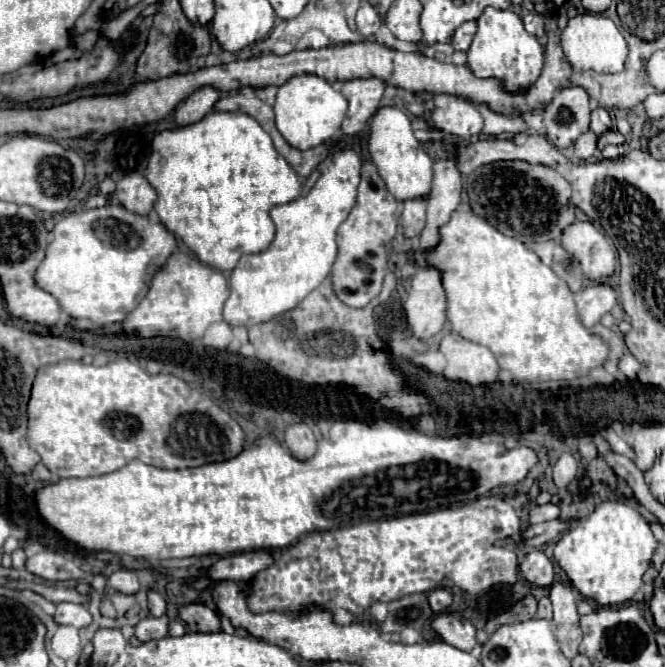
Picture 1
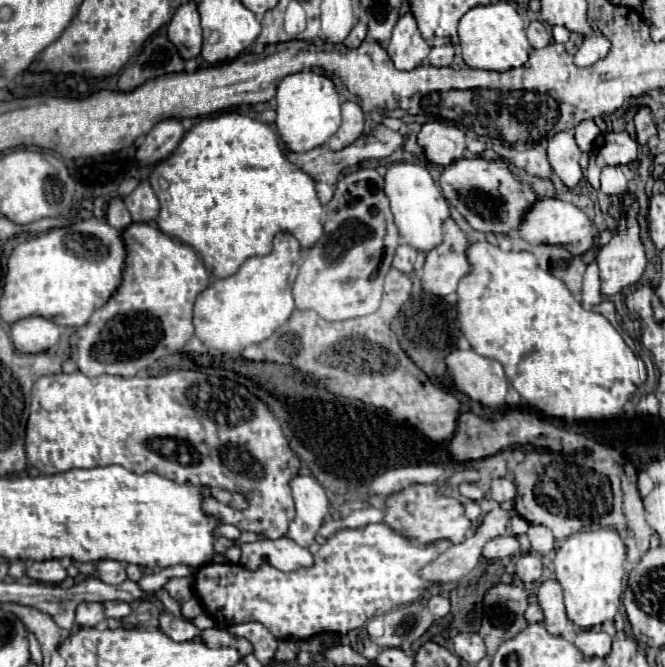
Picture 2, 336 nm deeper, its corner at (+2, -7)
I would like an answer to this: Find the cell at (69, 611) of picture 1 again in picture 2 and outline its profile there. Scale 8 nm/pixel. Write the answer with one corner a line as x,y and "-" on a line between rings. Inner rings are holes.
93,602
93,604
81,604
81,606
77,606
77,612
75,612
75,624
77,626
91,628
101,618
103,618
103,606
101,604

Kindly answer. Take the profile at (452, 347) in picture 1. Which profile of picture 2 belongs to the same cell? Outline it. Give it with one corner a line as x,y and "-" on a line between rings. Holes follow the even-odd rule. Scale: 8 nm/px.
453,350
445,358
445,364
455,386
471,400
489,408
503,404
509,386
497,360
485,358
475,350

